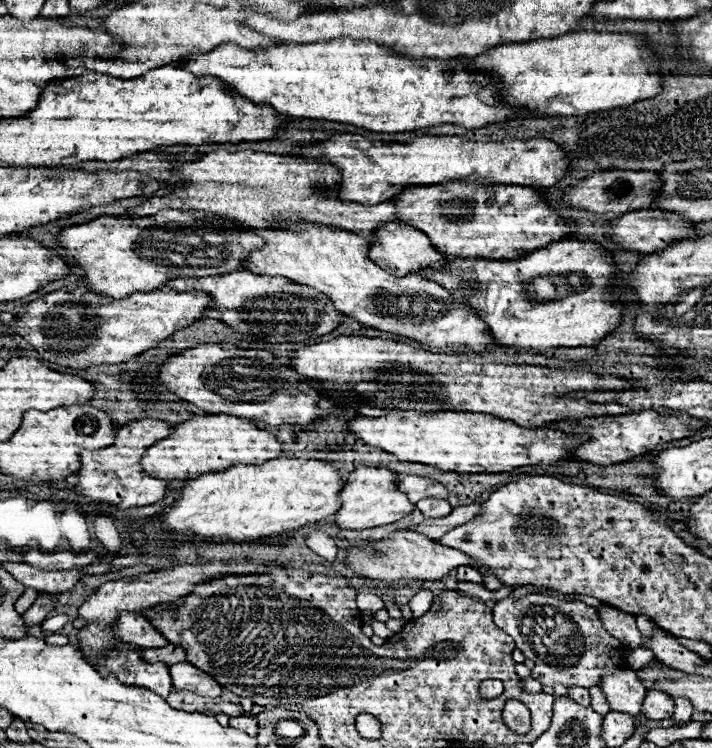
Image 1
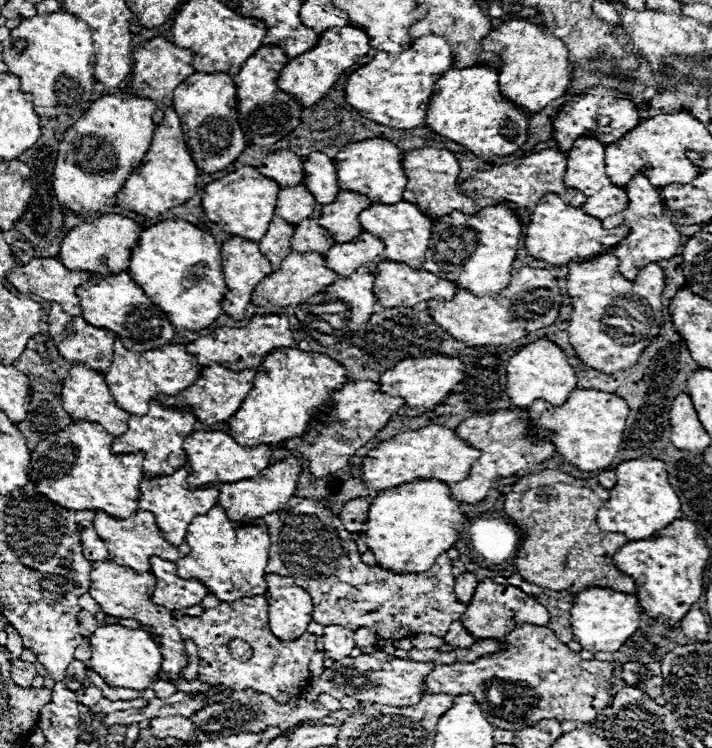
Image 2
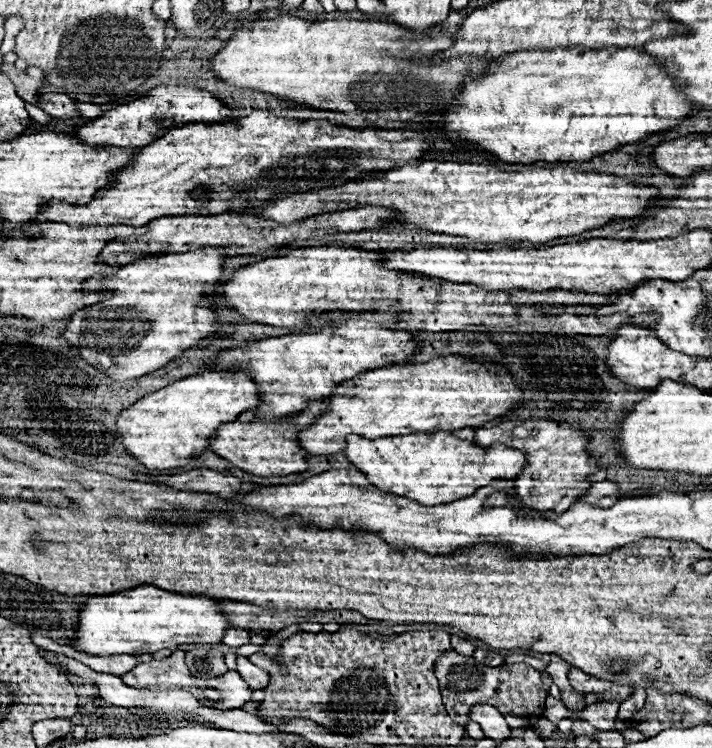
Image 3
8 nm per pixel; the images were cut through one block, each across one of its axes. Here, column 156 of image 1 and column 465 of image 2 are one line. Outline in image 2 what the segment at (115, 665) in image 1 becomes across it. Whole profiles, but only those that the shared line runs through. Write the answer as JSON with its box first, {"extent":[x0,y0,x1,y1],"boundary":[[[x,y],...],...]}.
{"extent":[426,624,612,732],"boundary":[[[522,624],[514,628],[504,640],[510,642],[506,652],[488,654],[476,662],[436,666],[426,678],[426,690],[448,692],[450,696],[472,692],[484,716],[488,716],[488,722],[494,728],[512,732],[530,728],[544,718],[554,718],[560,722],[592,722],[596,718],[592,694],[612,682],[610,662],[582,660],[578,652],[572,652],[546,626]]]}

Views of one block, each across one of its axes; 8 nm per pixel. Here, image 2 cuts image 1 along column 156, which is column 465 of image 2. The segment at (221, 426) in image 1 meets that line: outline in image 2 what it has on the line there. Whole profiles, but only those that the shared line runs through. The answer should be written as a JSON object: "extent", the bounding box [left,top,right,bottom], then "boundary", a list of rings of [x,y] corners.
{"extent":[362,424,480,490],"boundary":[[[430,424],[420,430],[402,432],[388,442],[382,442],[378,448],[370,450],[368,456],[362,458],[362,474],[364,482],[372,490],[384,490],[400,484],[422,480],[440,480],[446,484],[460,482],[470,474],[472,462],[480,458],[480,450],[472,448],[464,440],[456,436],[454,430],[444,428],[440,424]]]}

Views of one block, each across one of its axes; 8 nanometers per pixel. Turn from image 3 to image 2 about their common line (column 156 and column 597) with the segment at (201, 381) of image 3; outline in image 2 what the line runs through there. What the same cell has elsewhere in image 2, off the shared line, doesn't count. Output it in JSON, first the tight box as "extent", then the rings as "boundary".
{"extent":[528,388,630,472],"boundary":[[[576,388],[570,394],[568,402],[562,406],[552,406],[544,400],[536,400],[528,408],[528,416],[534,428],[540,432],[544,430],[556,432],[558,436],[550,438],[556,446],[556,452],[584,472],[606,470],[612,464],[622,446],[622,434],[626,428],[628,412],[630,408],[624,402],[624,398],[600,390],[580,390],[580,388]]]}

